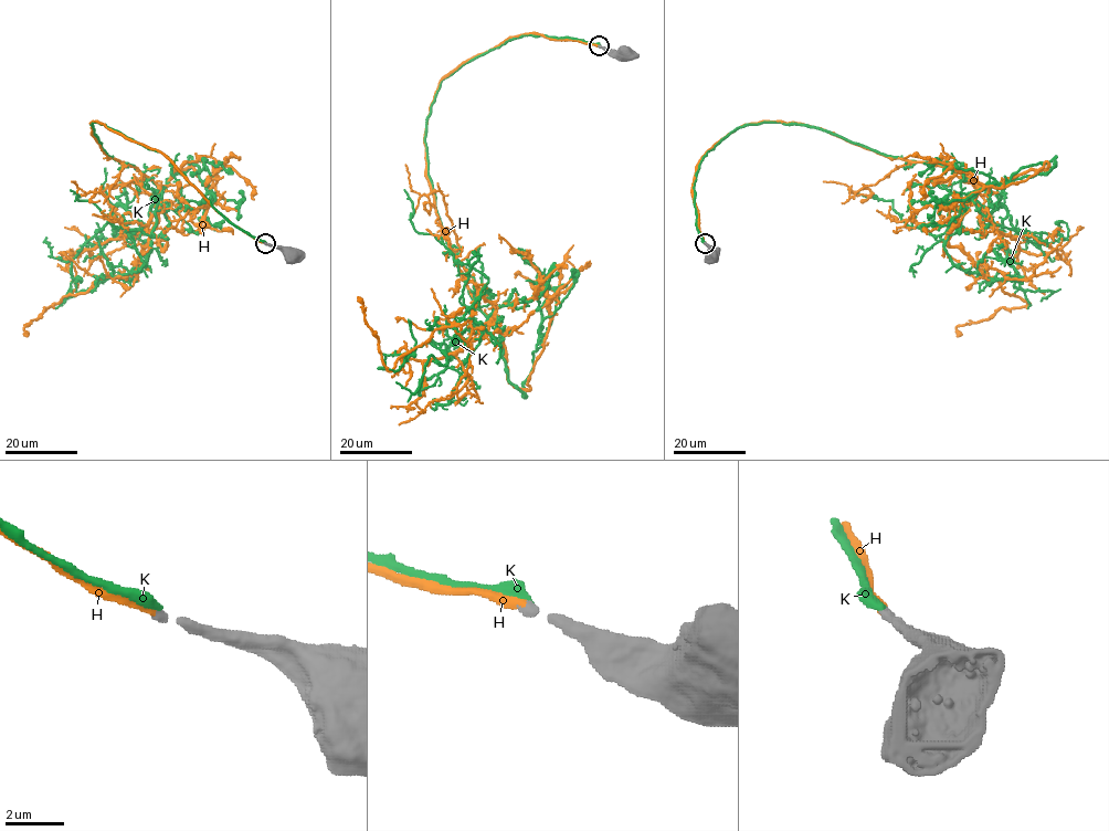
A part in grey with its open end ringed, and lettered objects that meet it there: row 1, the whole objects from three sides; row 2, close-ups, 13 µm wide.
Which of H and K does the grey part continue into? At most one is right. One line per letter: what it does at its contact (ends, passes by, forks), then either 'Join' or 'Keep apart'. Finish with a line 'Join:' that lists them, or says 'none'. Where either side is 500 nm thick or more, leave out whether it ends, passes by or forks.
H: It ends there. Join
K: It ends there. Keep apart
Join: H

